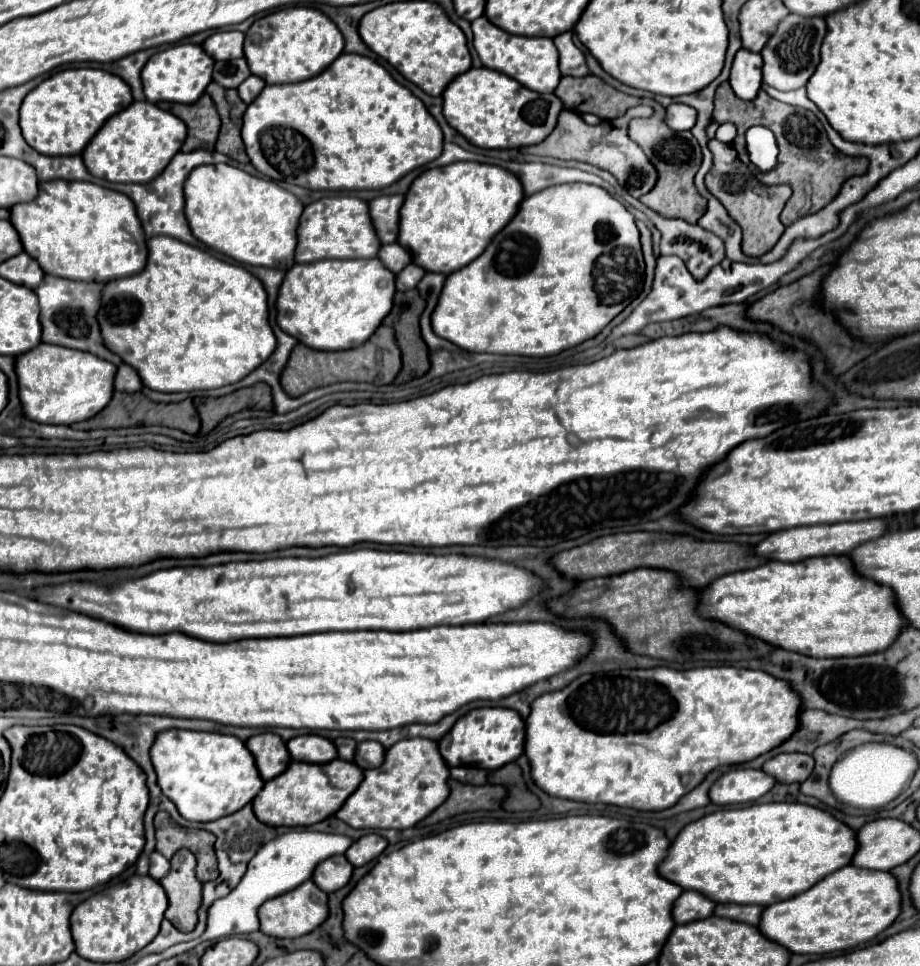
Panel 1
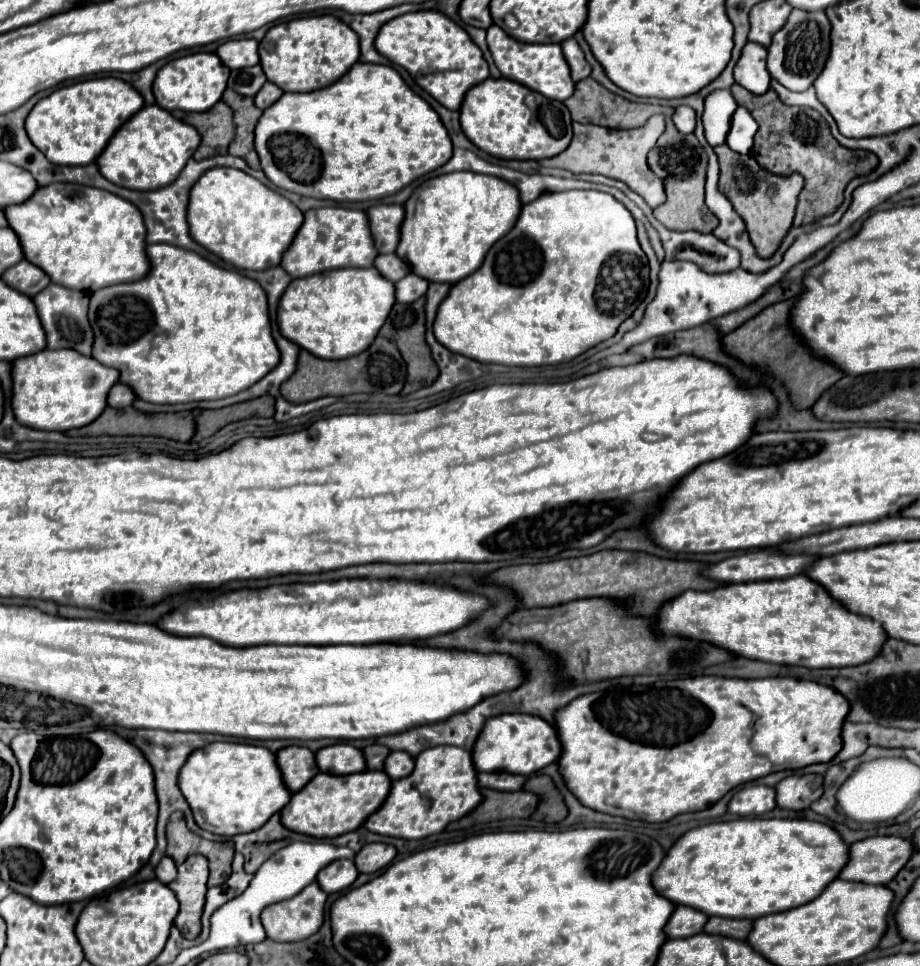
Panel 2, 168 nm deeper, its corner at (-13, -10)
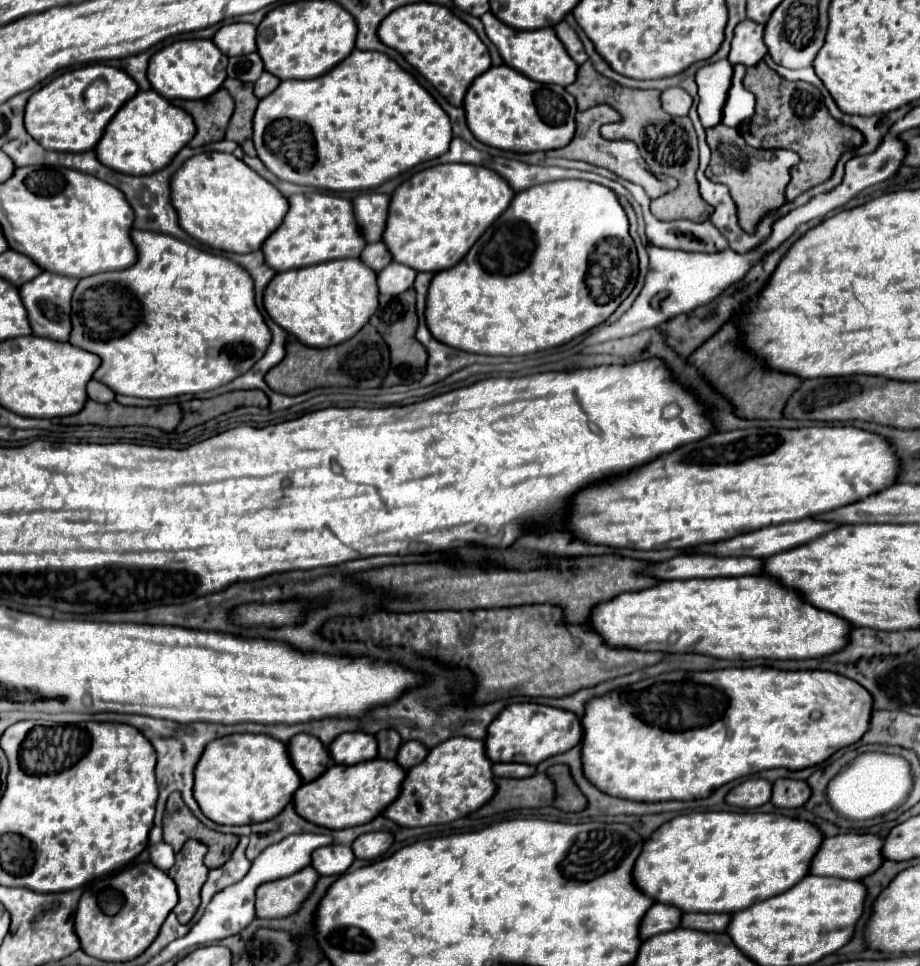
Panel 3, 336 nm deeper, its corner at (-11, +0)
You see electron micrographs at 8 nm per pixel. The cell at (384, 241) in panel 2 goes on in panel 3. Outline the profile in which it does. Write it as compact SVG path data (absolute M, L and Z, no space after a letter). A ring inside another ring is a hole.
M366 192L354 198L354 214L358 220L358 228L366 242L380 242L386 220L388 220L390 196L378 192Z

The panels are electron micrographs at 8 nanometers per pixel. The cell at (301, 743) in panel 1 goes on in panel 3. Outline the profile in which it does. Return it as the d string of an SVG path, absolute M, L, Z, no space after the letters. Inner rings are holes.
M364 732L340 734L330 746L328 752L336 764L358 764L364 760L374 760L378 756L376 738Z

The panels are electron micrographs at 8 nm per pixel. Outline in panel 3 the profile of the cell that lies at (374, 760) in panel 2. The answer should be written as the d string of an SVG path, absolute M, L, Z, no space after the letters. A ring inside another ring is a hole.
M380 730L376 734L376 740L378 740L378 758L384 758L384 760L394 760L396 758L396 752L402 744L402 738L396 730Z

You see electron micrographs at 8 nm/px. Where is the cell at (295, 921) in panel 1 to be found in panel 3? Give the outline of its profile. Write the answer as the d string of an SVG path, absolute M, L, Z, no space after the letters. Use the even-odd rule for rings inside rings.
M306 866L298 874L262 884L256 890L256 916L286 918L286 914L294 914L314 890L318 878L318 872L312 866Z

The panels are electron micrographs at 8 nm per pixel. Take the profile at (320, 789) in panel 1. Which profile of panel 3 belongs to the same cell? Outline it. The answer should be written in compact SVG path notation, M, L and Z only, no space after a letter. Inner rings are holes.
M374 758L354 766L330 764L326 772L320 774L314 782L302 784L294 792L294 810L304 820L332 830L366 824L372 818L376 818L390 802L396 800L404 776L406 770L398 766L394 760Z

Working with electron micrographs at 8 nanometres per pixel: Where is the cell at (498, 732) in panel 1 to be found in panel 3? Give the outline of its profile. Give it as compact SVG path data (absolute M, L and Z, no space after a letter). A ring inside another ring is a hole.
M534 702L510 704L506 706L488 726L486 734L486 756L492 762L522 762L522 764L538 764L550 756L562 754L574 748L582 738L580 718L572 712L542 706ZM570 726L570 730L568 730Z

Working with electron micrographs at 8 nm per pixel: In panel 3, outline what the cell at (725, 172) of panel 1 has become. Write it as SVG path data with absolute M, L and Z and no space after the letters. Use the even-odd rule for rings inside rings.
M724 124L706 130L706 138L712 150L712 158L706 168L706 178L728 186L730 196L738 206L738 220L742 230L754 234L758 222L786 202L784 190L790 182L790 170L800 162L800 158L790 150L754 150L752 146L746 146L738 130L728 128Z

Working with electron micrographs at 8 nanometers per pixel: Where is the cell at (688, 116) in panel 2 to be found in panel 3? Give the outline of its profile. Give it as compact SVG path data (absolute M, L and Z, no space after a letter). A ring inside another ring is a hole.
M668 88L668 90L664 90L660 100L662 100L662 108L670 116L688 116L688 110L692 106L690 94L686 90L682 90L682 88Z

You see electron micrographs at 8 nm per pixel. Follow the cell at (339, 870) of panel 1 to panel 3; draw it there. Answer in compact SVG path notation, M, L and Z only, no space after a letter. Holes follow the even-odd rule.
M330 844L314 850L312 866L320 876L340 876L354 862L354 852L344 844Z

